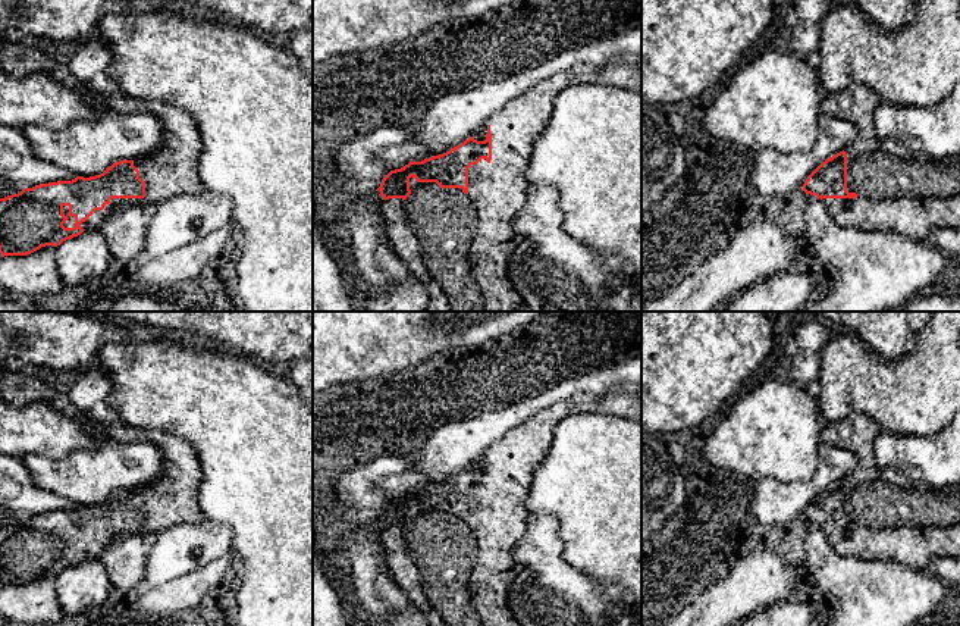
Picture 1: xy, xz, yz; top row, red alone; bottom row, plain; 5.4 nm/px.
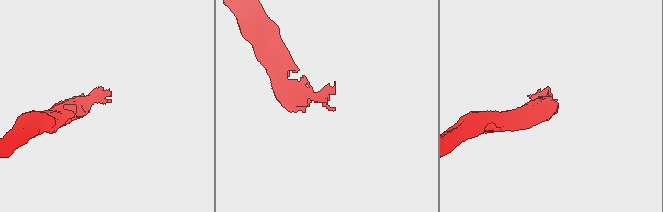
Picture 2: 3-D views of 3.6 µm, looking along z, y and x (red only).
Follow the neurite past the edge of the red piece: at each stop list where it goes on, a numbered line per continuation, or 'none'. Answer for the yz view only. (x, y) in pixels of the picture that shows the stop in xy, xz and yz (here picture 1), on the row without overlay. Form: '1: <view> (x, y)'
1: yz (899, 519)

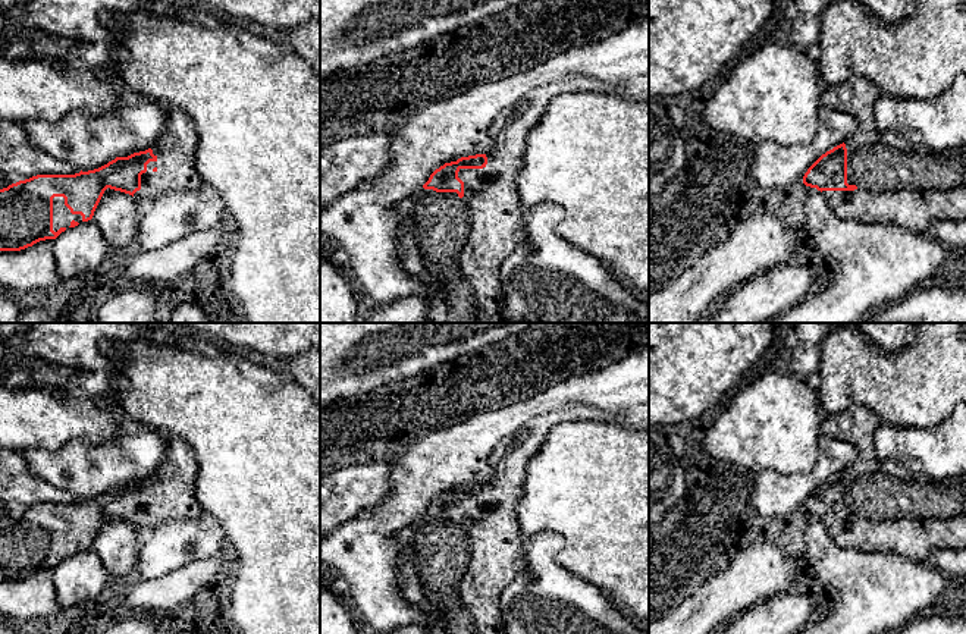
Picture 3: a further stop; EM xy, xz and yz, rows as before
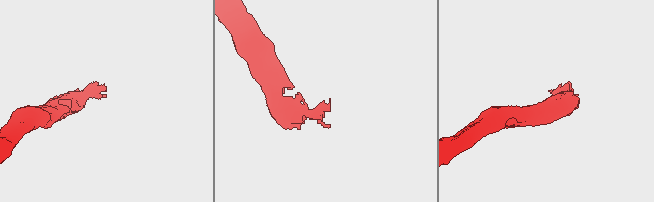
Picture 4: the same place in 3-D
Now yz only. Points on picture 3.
1: yz (899, 511)

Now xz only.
1: xz (455, 574)

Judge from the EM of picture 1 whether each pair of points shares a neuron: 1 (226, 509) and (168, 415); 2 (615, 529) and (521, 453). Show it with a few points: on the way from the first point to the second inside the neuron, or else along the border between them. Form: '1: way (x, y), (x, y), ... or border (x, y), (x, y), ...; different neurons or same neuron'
1: way (226, 482), (226, 463), (194, 431); same neuron
2: border (554, 435), (549, 451), (533, 473), (526, 498); different neurons

